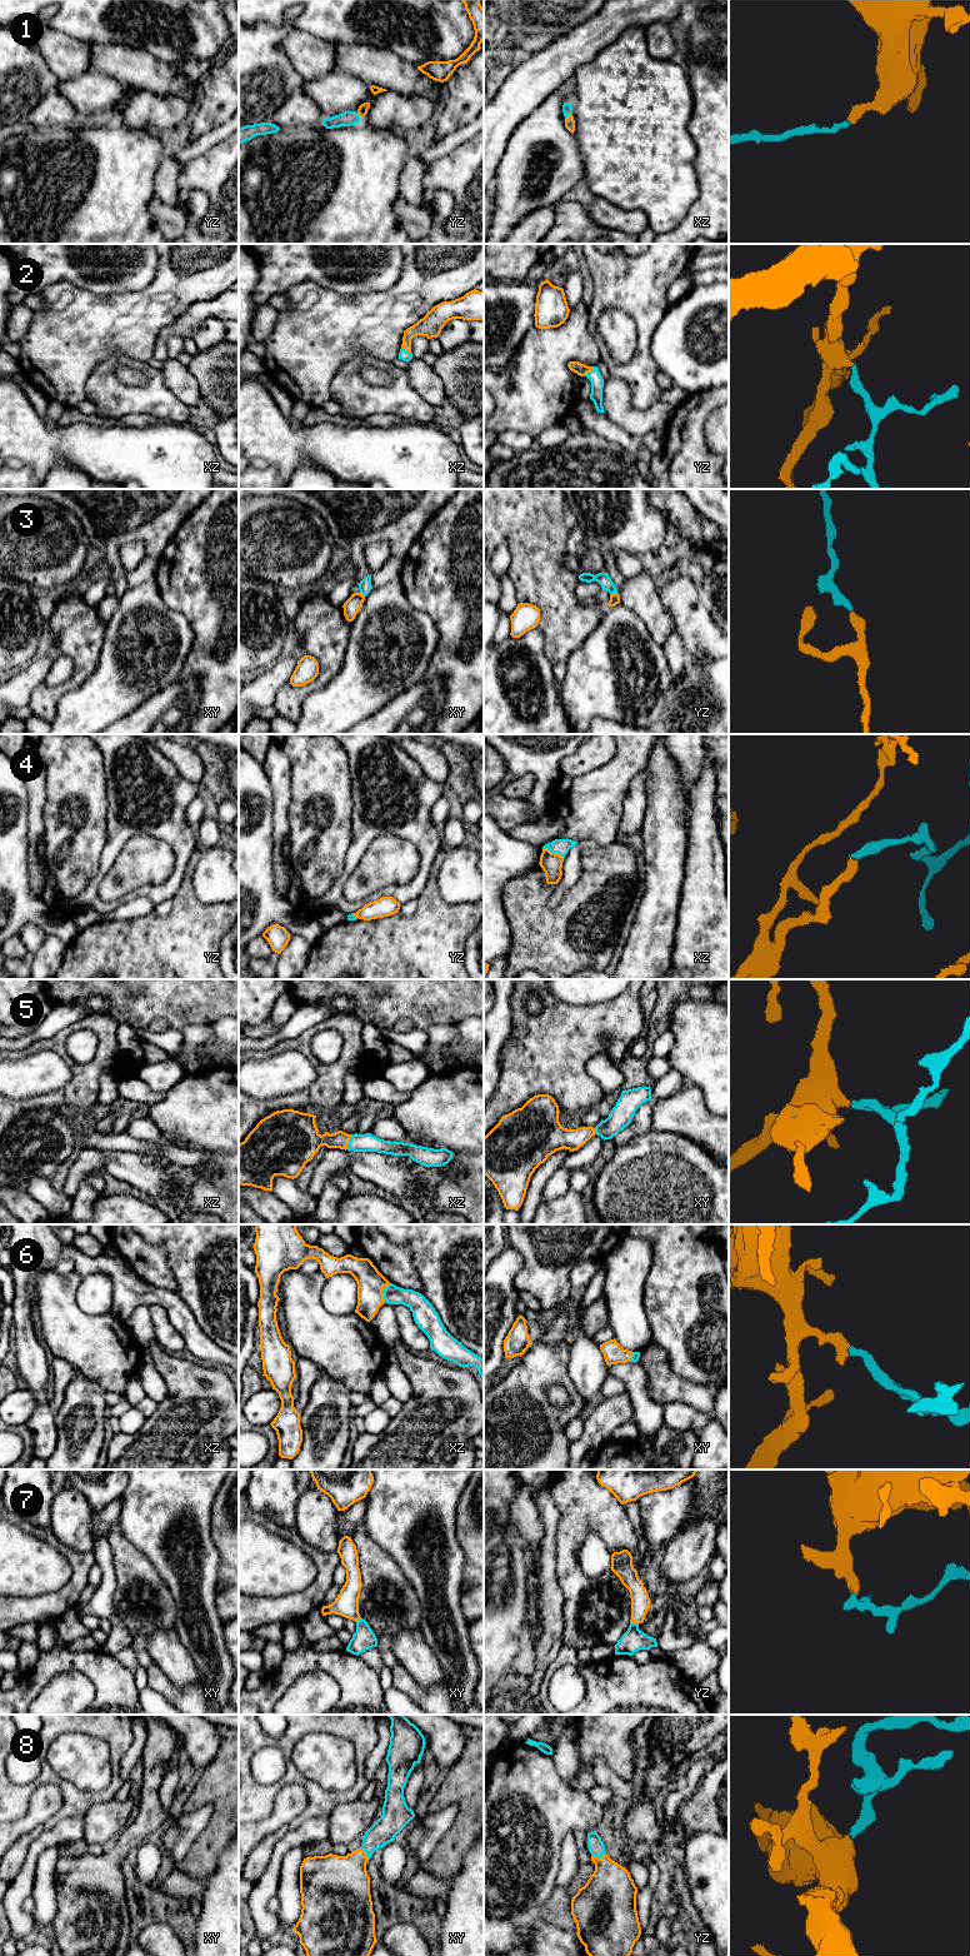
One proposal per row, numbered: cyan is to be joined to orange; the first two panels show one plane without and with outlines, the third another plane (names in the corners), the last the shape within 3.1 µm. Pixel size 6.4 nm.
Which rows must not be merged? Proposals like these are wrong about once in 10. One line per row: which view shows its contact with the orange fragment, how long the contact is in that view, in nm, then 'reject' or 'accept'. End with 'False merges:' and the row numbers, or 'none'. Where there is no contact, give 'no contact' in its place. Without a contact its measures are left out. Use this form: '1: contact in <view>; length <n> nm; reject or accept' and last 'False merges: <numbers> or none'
1: contact in xz; length 60 nm; accept
2: contact in yz; length 90 nm; accept
3: contact in yz; length 50 nm; accept
4: contact in xz; length 160 nm; accept
5: contact in xz; length 100 nm; accept
6: contact in xz; length 130 nm; accept
7: contact in yz; length 60 nm; accept
8: contact in yz; length 100 nm; accept
False merges: none

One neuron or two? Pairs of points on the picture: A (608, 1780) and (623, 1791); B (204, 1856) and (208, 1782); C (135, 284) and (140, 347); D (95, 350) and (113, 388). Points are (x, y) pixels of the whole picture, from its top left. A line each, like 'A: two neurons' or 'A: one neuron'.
A: one neuron
B: one neuron
C: two neurons
D: two neurons

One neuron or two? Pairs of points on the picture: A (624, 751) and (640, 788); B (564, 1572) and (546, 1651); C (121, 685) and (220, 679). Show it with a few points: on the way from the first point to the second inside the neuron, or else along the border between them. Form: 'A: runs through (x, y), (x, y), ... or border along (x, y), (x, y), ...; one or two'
A: border along (645, 767), (633, 779), (621, 803); two
B: border along (555, 1561), (555, 1580), (563, 1597), (563, 1618); two
C: border along (189, 650), (178, 678); two

